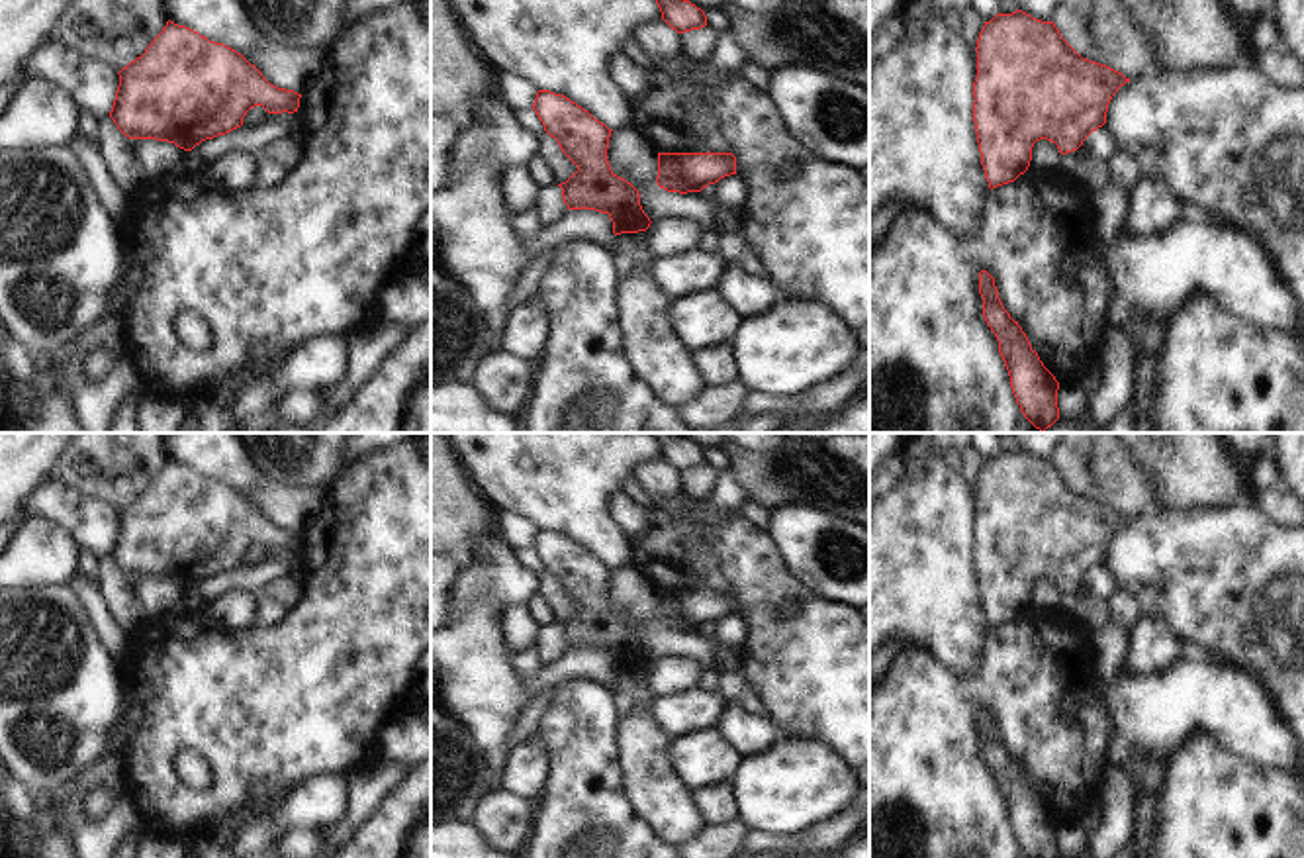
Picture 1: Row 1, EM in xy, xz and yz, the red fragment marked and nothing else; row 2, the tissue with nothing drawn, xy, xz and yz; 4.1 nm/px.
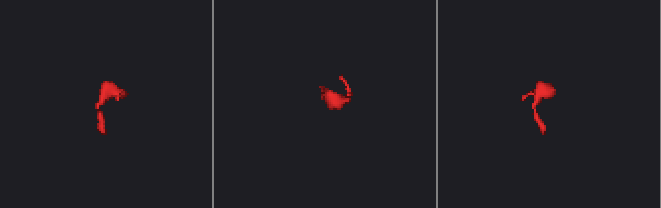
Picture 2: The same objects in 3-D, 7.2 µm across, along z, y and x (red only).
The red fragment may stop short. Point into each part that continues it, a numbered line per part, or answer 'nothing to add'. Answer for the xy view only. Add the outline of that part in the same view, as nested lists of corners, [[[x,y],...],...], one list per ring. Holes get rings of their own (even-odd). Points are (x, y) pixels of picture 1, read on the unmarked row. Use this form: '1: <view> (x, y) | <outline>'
nothing to add

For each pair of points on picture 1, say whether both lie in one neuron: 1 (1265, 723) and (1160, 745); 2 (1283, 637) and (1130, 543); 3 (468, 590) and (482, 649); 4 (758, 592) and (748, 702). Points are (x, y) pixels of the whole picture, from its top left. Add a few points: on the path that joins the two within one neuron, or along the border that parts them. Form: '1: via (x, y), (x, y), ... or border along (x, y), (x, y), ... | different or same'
1: via (1240, 721), (1185, 721) | same
2: via (1246, 602), (1234, 602), (1203, 571), (1167, 561) | same
3: border along (502, 612), (490, 596), (480, 594), (451, 625) | different
4: border along (748, 684), (768, 715) | different

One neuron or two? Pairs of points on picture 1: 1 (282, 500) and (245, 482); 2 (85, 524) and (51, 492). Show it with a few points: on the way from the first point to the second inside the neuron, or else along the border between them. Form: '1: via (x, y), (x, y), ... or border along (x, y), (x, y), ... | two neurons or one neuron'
1: via (273, 498), (255, 486) | one neuron
2: via (77, 516), (59, 500) | one neuron

